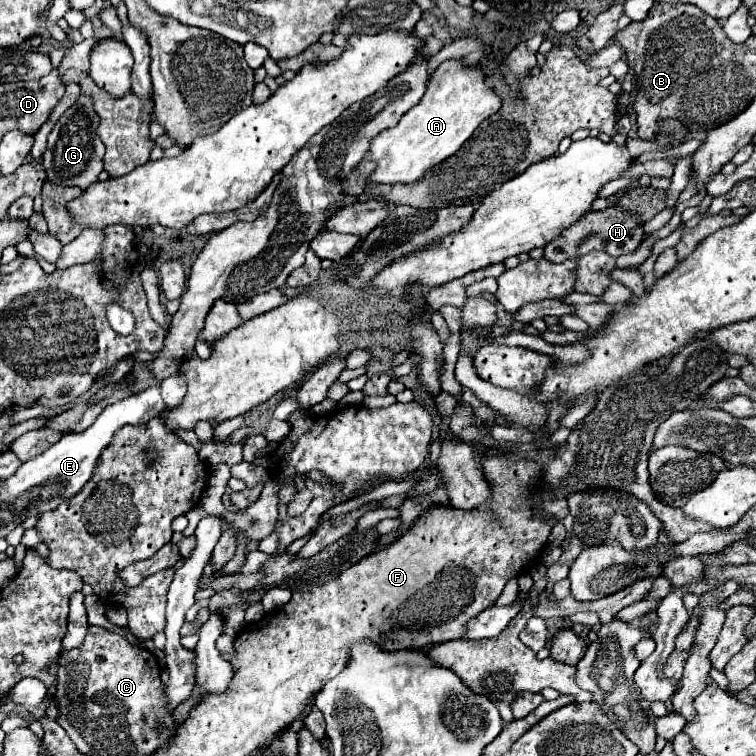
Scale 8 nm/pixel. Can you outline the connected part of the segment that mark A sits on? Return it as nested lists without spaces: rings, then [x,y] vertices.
[[[444,61],[430,77],[428,91],[422,97],[422,101],[414,109],[410,109],[410,113],[406,113],[406,117],[402,117],[402,121],[396,127],[384,129],[378,137],[374,137],[370,145],[370,157],[378,161],[378,169],[370,175],[370,185],[374,183],[394,185],[398,181],[402,183],[418,181],[428,169],[454,155],[462,147],[462,143],[476,131],[476,127],[484,119],[494,115],[500,107],[502,107],[502,99],[494,93],[492,85],[486,83],[486,75],[480,67],[468,67],[462,61]]]

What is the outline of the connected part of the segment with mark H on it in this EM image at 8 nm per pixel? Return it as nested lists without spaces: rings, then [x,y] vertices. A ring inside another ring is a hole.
[[[618,205],[602,209],[602,211],[590,211],[586,217],[582,217],[582,221],[576,221],[574,225],[570,225],[570,229],[566,229],[566,233],[562,233],[562,237],[556,237],[550,245],[544,247],[544,257],[548,261],[554,263],[562,263],[570,257],[582,257],[594,249],[598,251],[606,251],[612,257],[624,255],[624,253],[634,253],[638,243],[642,241],[642,223],[640,217],[634,215],[630,211],[620,209]]]

